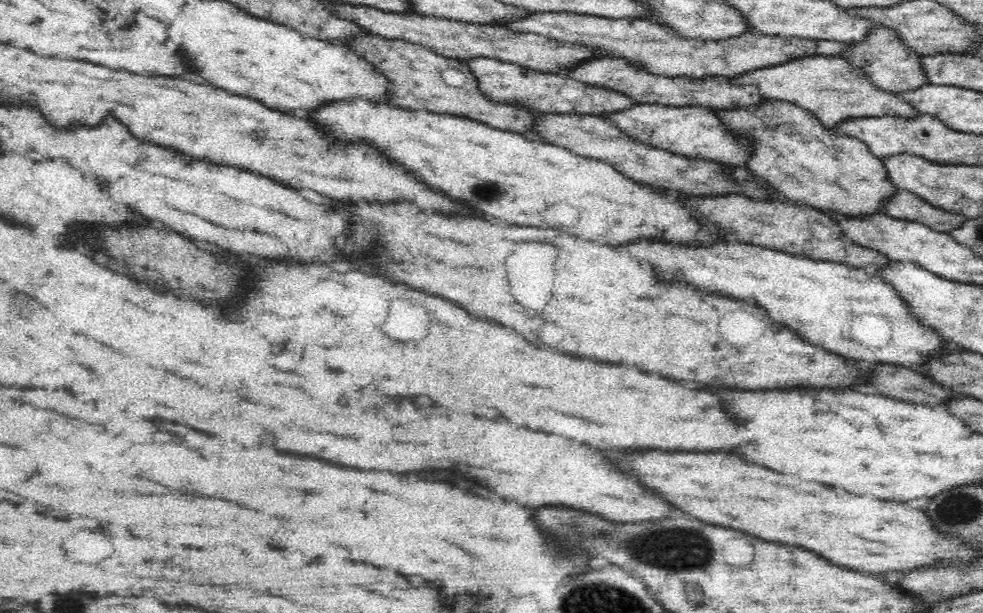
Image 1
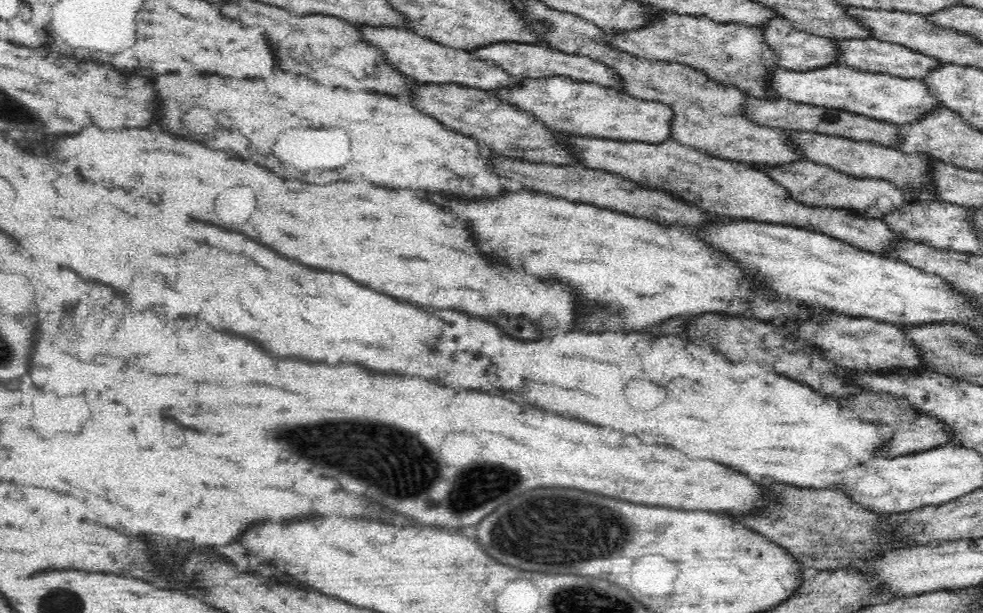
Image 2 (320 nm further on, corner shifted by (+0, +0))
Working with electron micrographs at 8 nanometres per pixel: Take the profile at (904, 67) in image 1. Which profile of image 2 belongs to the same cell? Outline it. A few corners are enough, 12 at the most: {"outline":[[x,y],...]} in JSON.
{"outline":[[780,17],[762,30],[782,68],[840,63],[836,37]]}

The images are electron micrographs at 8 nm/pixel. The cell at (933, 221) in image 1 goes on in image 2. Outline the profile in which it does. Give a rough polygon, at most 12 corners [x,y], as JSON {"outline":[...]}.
{"outline":[[800,160],[760,166],[794,199],[882,219],[908,201],[882,179]]}

